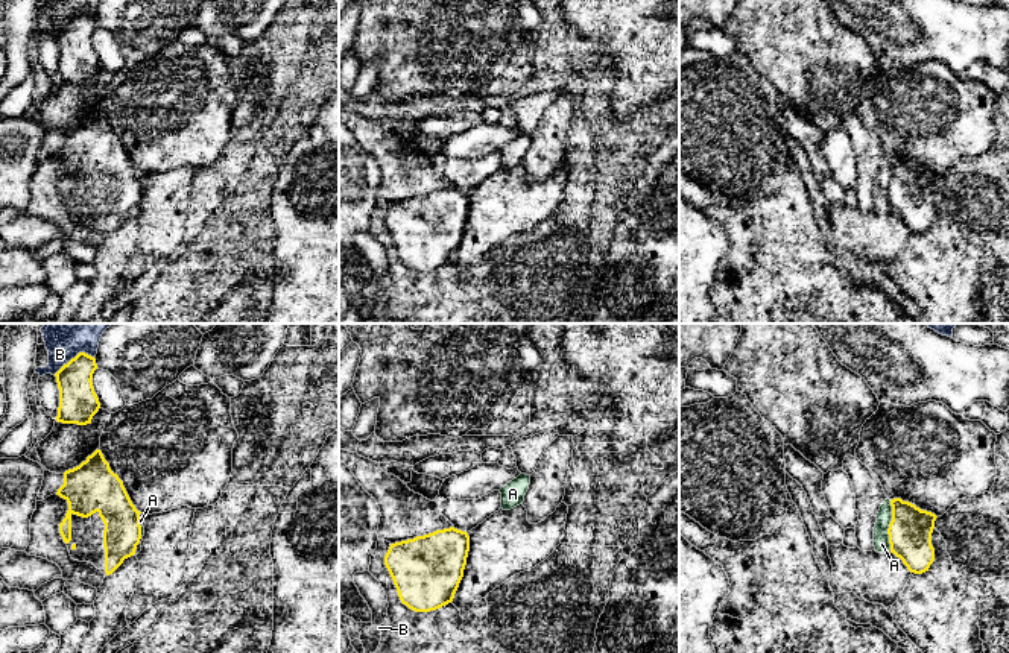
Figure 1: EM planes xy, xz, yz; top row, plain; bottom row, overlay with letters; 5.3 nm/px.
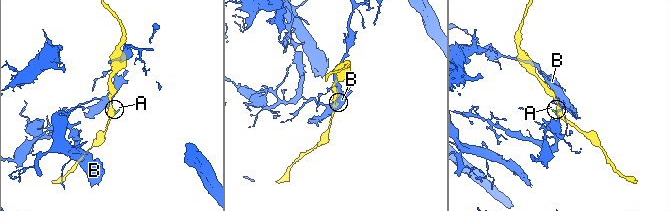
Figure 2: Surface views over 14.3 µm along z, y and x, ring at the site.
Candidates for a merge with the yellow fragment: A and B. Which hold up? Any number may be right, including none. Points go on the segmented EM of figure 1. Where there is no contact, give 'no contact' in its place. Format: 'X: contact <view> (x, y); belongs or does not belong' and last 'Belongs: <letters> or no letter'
A: contact yz (889, 526); does not belong
B: contact xy (75, 357); does not belong
Belongs: no letter

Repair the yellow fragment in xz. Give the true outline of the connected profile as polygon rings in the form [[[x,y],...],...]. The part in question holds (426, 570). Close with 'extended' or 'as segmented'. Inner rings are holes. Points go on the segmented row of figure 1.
[[[450,527],[391,544],[384,565],[401,603],[415,612],[430,612],[453,601],[468,551],[468,533]]]; as segmented

